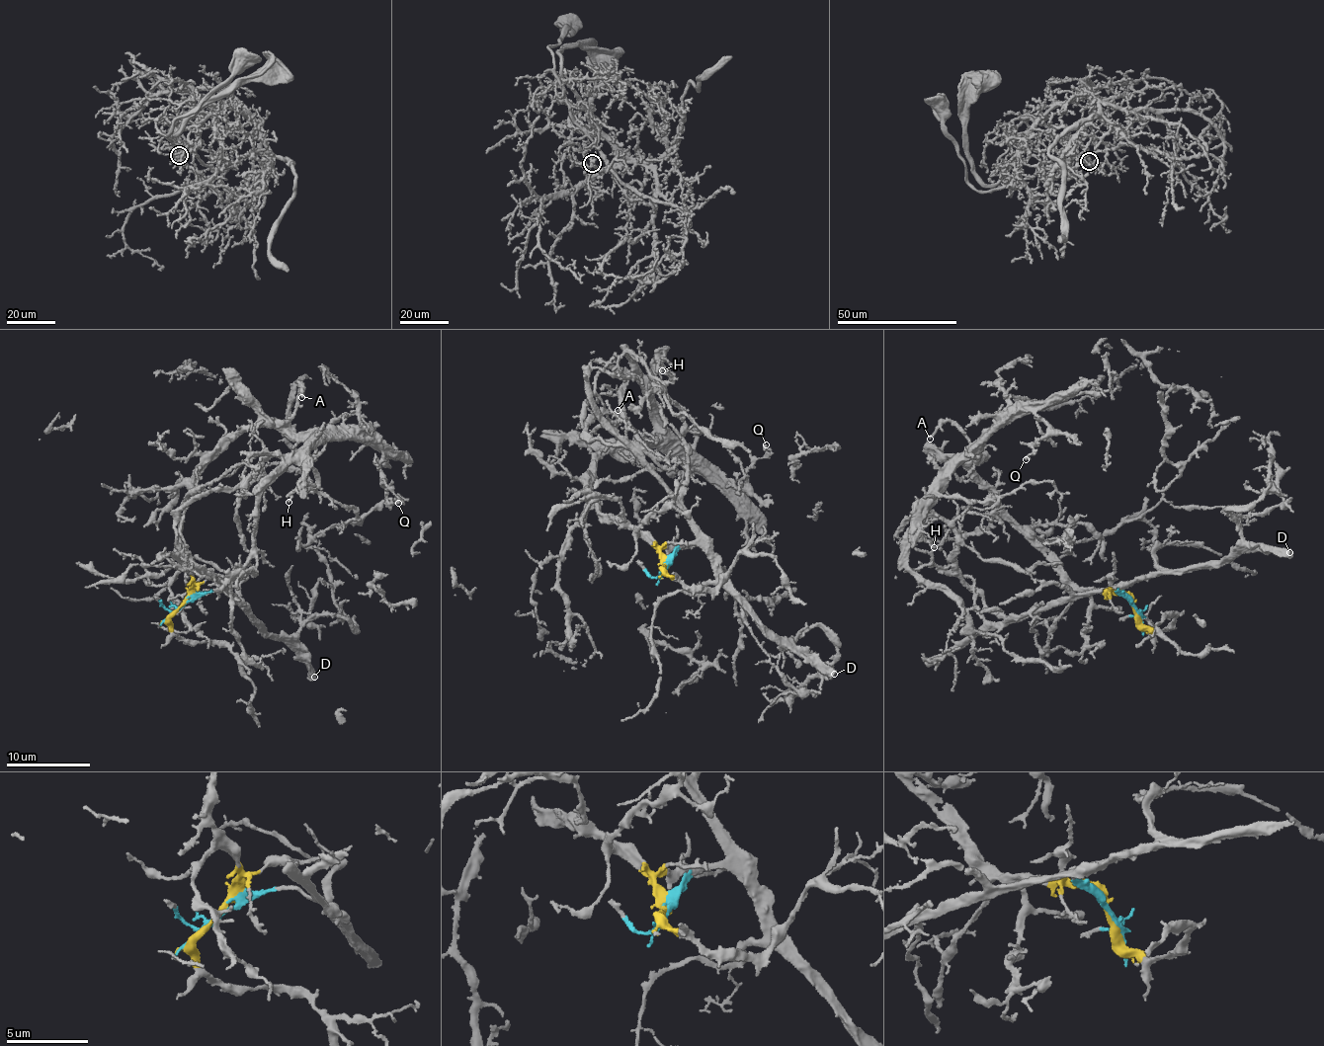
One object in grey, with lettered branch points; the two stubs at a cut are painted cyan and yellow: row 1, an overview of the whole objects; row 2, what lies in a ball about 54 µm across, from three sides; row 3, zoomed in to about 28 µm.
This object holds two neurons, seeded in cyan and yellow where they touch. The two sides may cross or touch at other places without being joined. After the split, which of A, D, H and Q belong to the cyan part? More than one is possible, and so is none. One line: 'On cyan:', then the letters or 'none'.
On cyan: D

